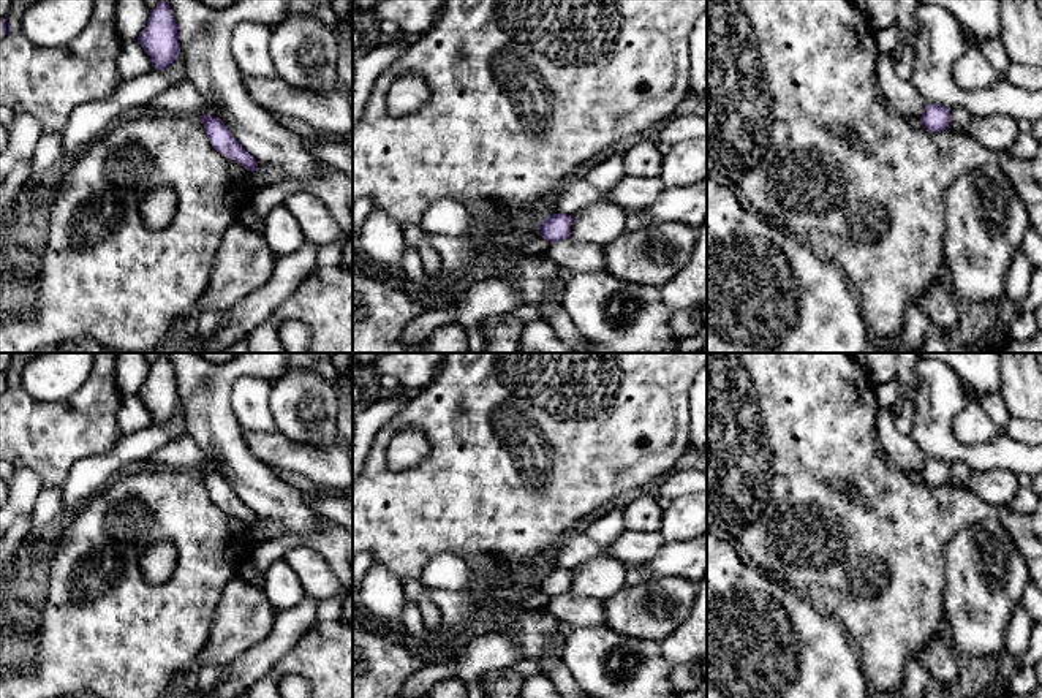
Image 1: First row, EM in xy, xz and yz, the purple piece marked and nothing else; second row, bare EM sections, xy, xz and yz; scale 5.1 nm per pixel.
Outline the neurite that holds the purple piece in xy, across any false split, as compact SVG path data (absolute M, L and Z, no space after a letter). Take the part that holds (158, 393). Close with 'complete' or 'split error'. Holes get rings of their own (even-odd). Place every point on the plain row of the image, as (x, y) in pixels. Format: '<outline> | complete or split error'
M164 355L150 364L147 380L138 391L138 397L150 412L152 423L164 424L174 418L179 410L177 378Z | complete

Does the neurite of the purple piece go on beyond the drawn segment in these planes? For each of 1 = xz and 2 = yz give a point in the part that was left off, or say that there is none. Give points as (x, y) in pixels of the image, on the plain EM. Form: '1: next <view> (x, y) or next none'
1: next none
2: next none

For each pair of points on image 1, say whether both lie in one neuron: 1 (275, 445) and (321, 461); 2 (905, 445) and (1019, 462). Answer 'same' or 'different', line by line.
1: same
2: different

